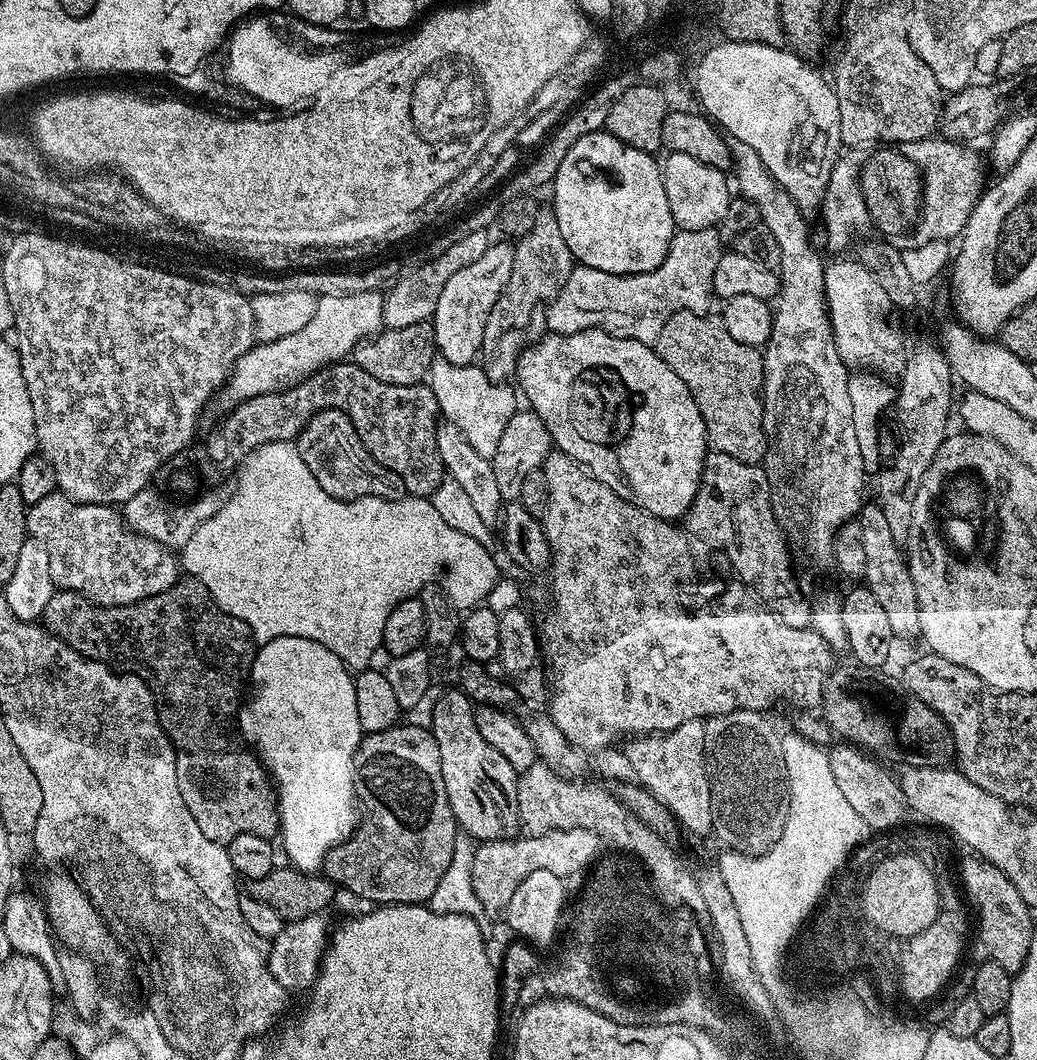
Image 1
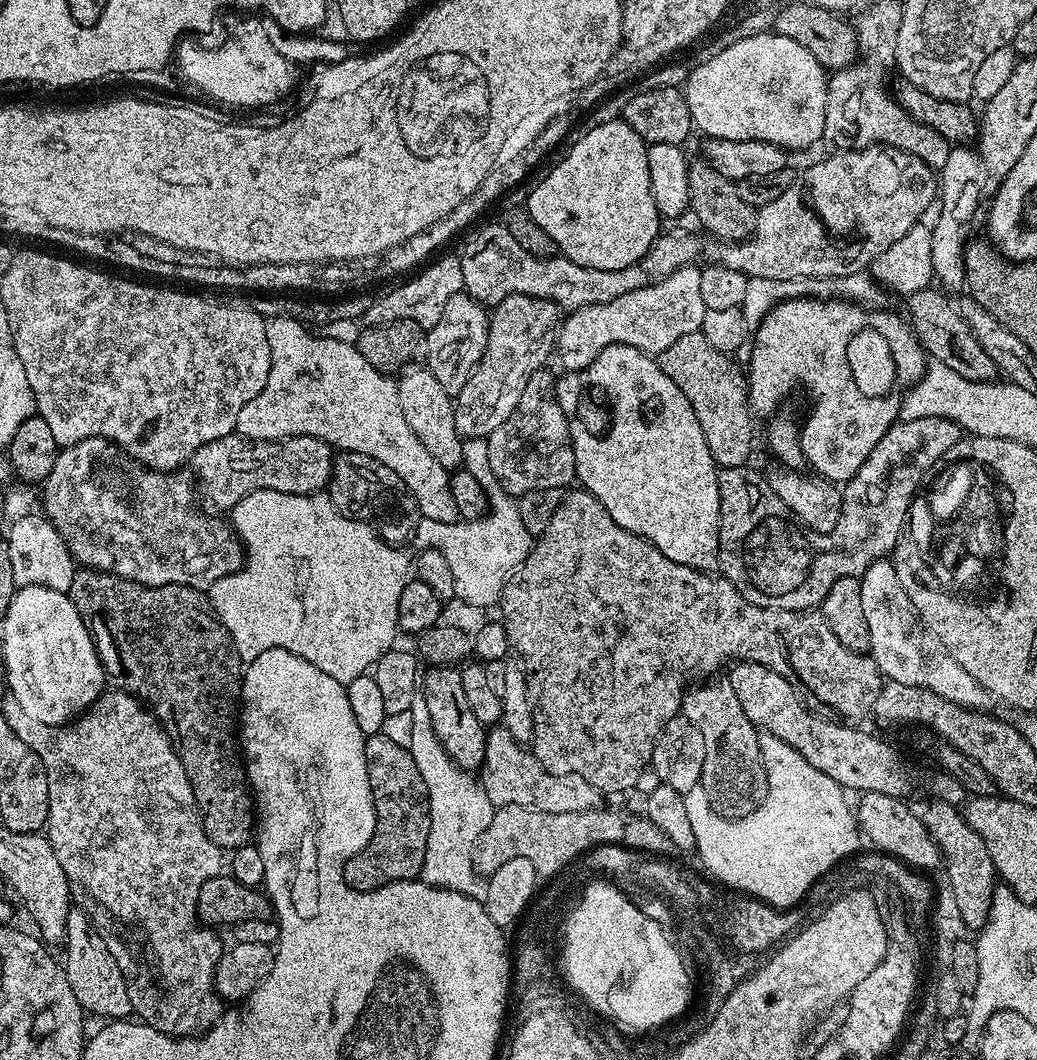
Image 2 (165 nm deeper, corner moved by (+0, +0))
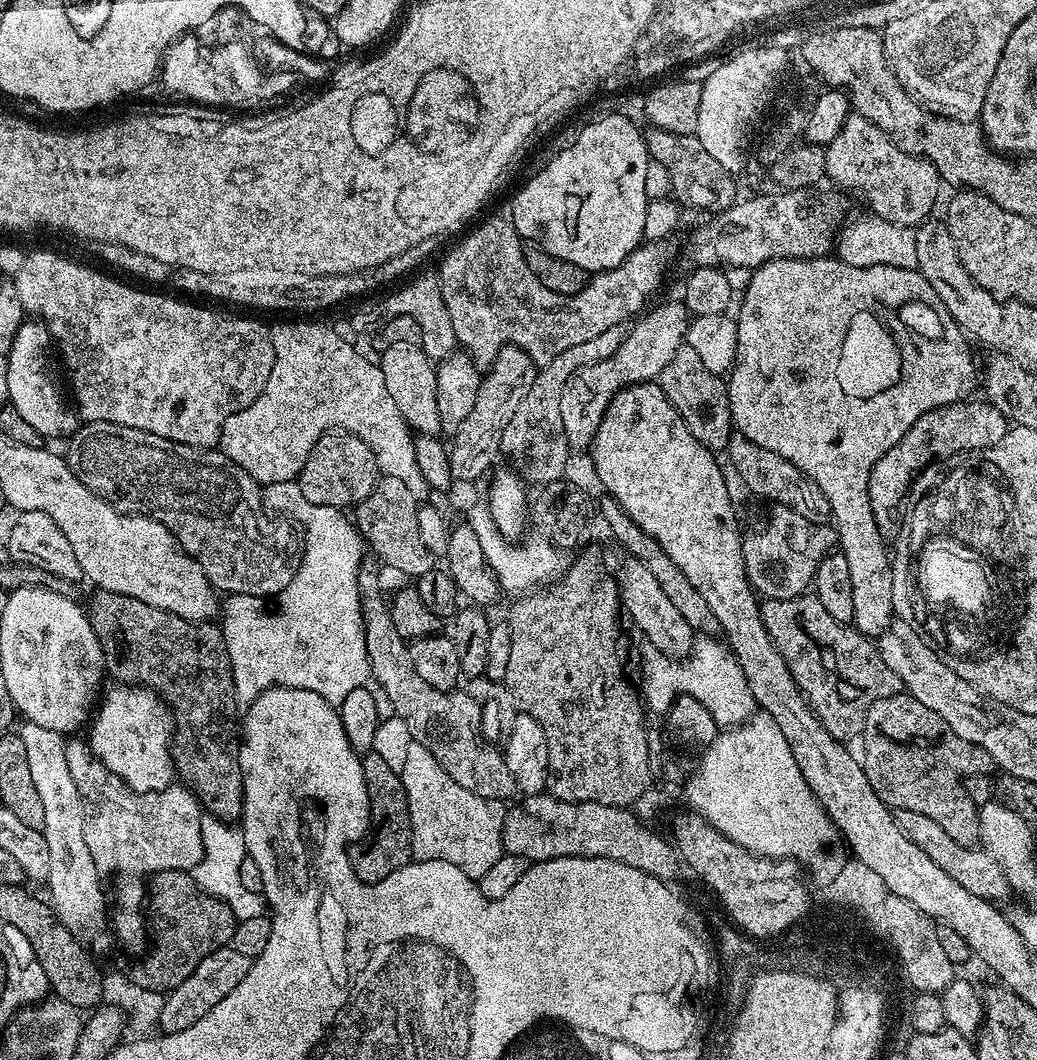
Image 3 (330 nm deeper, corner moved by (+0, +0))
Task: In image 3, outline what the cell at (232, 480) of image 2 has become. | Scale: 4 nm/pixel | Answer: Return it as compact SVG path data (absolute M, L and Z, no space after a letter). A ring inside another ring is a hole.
M330 430L311 450L305 466L300 471L300 495L310 506L322 505L345 509L355 506L370 494L380 477L373 452L360 438L350 432Z

